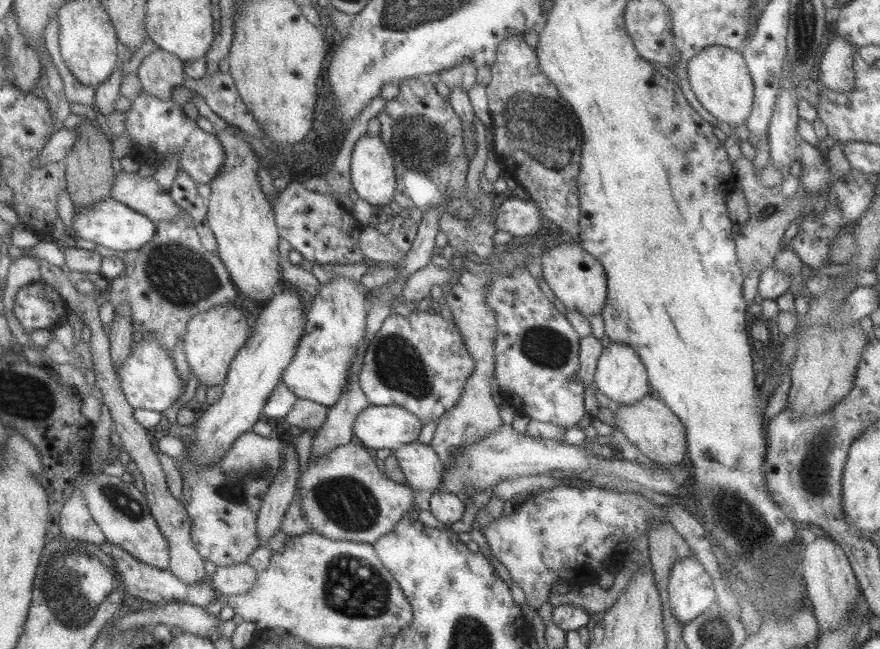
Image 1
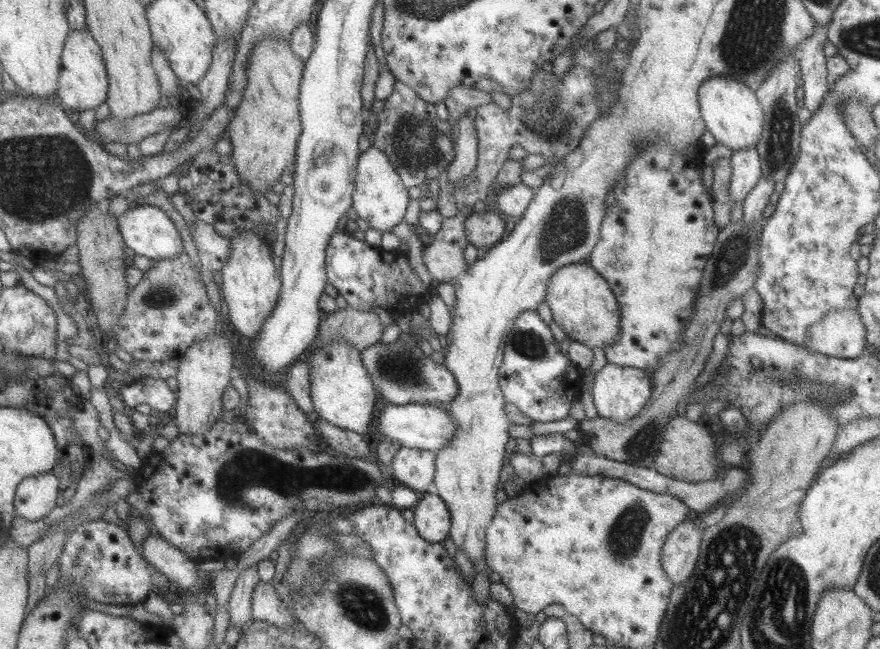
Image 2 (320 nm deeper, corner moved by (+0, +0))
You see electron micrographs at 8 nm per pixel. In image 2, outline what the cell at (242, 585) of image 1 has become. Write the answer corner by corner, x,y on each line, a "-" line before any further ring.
260,581
253,589
251,600
252,620
265,621
277,628
291,628
298,623
296,615
285,607
286,604
279,599
269,581

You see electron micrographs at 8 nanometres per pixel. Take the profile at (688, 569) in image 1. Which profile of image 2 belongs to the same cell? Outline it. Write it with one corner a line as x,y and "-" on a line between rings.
683,519
666,536
661,549
661,564
673,586
687,581
700,552
702,531
689,520

